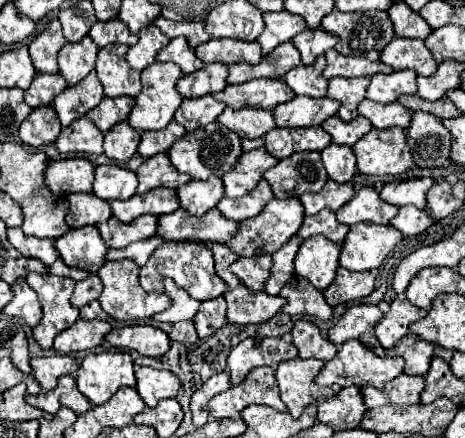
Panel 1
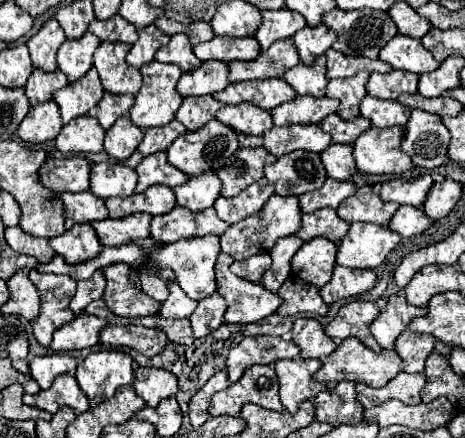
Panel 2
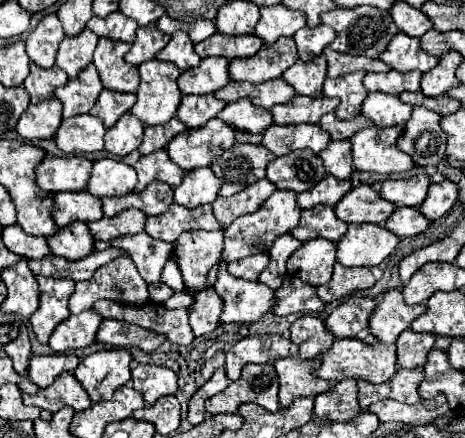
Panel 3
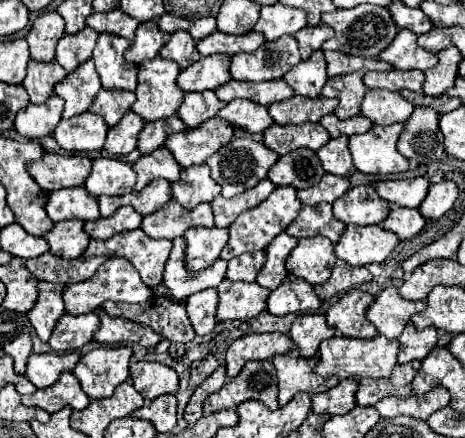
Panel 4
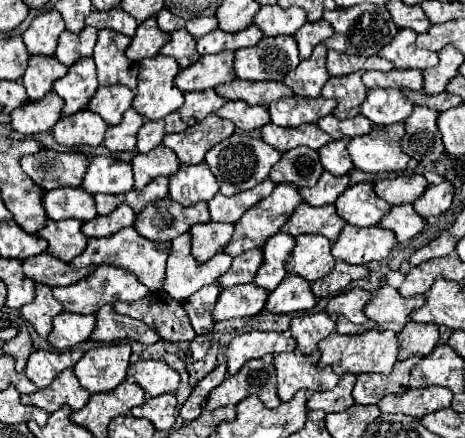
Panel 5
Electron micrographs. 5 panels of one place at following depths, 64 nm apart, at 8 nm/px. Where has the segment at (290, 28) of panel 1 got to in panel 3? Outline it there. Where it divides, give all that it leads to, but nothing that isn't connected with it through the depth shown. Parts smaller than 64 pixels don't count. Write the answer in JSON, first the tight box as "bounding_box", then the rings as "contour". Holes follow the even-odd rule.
{"bounding_box":[254,4,306,44],"contour":[[[282,4],[262,8],[262,18],[256,24],[254,34],[260,36],[266,44],[274,44],[282,36],[294,36],[296,30],[306,26],[304,12],[290,10]]]}

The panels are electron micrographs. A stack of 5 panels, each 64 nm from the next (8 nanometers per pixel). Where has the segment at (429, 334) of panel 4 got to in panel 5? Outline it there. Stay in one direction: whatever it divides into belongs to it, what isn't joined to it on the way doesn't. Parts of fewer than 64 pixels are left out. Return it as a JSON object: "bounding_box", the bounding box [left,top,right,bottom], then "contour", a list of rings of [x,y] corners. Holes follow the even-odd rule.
{"bounding_box":[398,320,438,360],"contour":[[[408,320],[404,330],[398,334],[398,342],[398,360],[406,360],[412,354],[428,356],[438,344],[438,326]]]}

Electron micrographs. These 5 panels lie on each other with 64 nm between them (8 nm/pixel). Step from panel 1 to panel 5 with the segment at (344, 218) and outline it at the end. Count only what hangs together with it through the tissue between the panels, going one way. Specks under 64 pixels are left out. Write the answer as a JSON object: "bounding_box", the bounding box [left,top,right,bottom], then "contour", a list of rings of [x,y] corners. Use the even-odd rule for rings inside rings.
{"bounding_box":[334,182,390,226],"contour":[[[368,182],[348,186],[334,206],[338,216],[354,226],[376,226],[390,208],[386,200],[376,196],[372,184]]]}

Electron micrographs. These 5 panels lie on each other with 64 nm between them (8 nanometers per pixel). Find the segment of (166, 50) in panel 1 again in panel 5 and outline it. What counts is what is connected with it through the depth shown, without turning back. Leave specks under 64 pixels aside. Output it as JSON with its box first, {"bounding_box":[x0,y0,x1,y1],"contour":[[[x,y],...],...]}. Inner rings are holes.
{"bounding_box":[160,30,200,68],"contour":[[[174,30],[170,34],[170,40],[162,46],[160,54],[176,58],[180,68],[188,68],[200,56],[196,50],[196,40],[184,30]]]}

